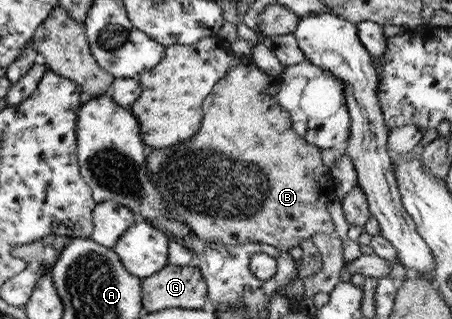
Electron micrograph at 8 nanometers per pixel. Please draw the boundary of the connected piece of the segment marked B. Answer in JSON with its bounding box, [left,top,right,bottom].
[145,53,334,251]

